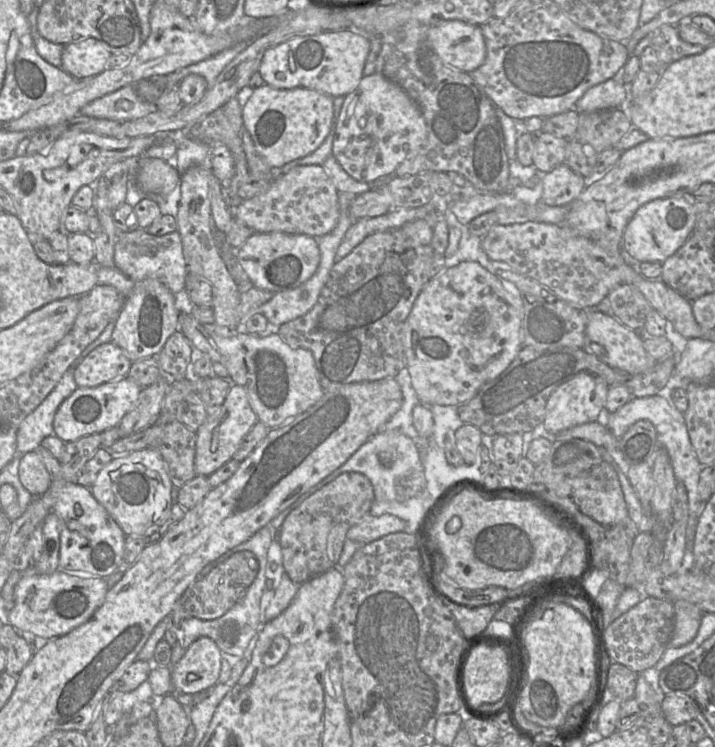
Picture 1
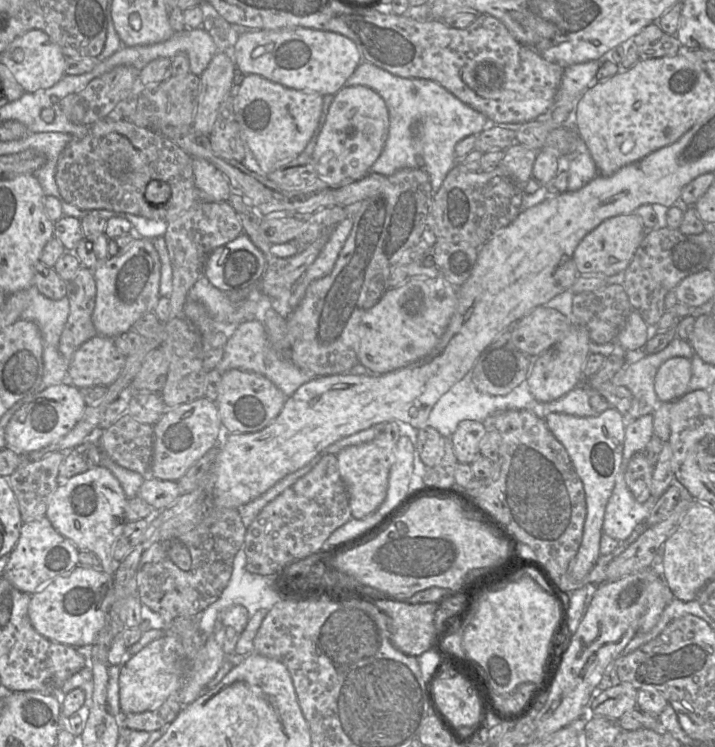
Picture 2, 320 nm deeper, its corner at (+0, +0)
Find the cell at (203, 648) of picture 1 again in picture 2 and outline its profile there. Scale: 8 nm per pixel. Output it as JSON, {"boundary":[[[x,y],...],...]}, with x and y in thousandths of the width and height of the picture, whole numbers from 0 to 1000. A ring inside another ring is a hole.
{"boundary":[[[231,850],[186,877],[168,896],[166,936],[173,956],[199,954],[224,945],[241,928],[256,920],[259,898],[249,898],[249,877],[260,881],[257,867],[246,851]]]}

